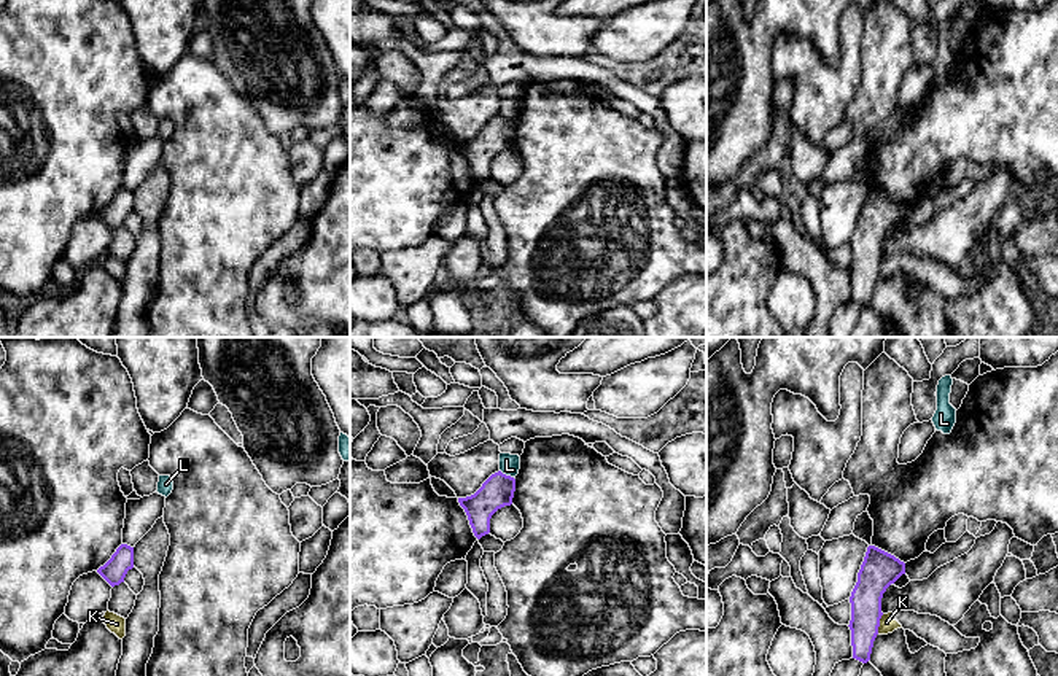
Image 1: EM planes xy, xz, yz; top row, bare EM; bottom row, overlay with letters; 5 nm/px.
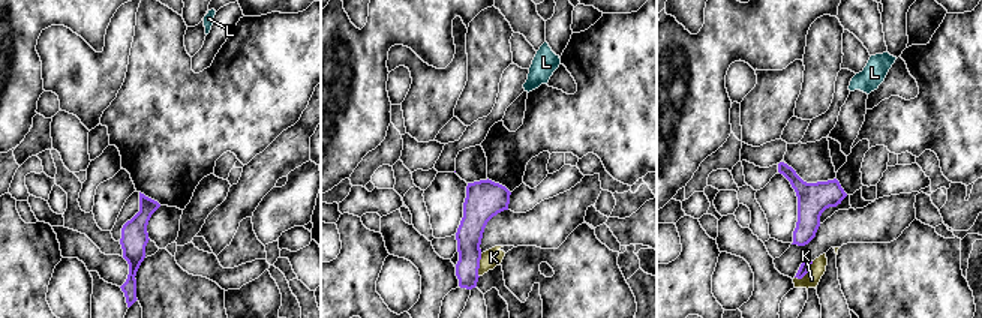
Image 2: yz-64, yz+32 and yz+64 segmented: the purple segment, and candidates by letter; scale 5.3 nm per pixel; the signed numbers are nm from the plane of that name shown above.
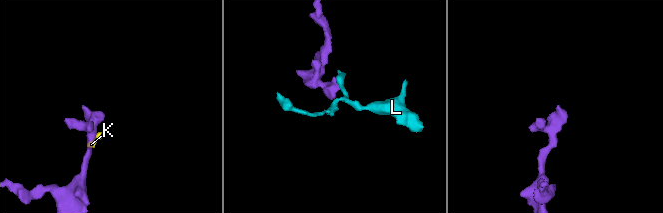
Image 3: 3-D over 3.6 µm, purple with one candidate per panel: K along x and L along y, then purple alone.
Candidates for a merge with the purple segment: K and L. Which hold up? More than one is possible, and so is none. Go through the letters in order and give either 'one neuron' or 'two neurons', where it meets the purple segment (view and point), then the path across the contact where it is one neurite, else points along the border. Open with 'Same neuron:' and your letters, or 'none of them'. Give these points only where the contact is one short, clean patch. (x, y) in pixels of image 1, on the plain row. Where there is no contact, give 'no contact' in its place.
Same neuron: none of them
K: two neurons; meets purple in yz at (879, 268); border along yz (883, 258), (877, 277)
L: two neurons; meets purple in xz at (505, 118); border along xz (500, 113), (513, 121)

